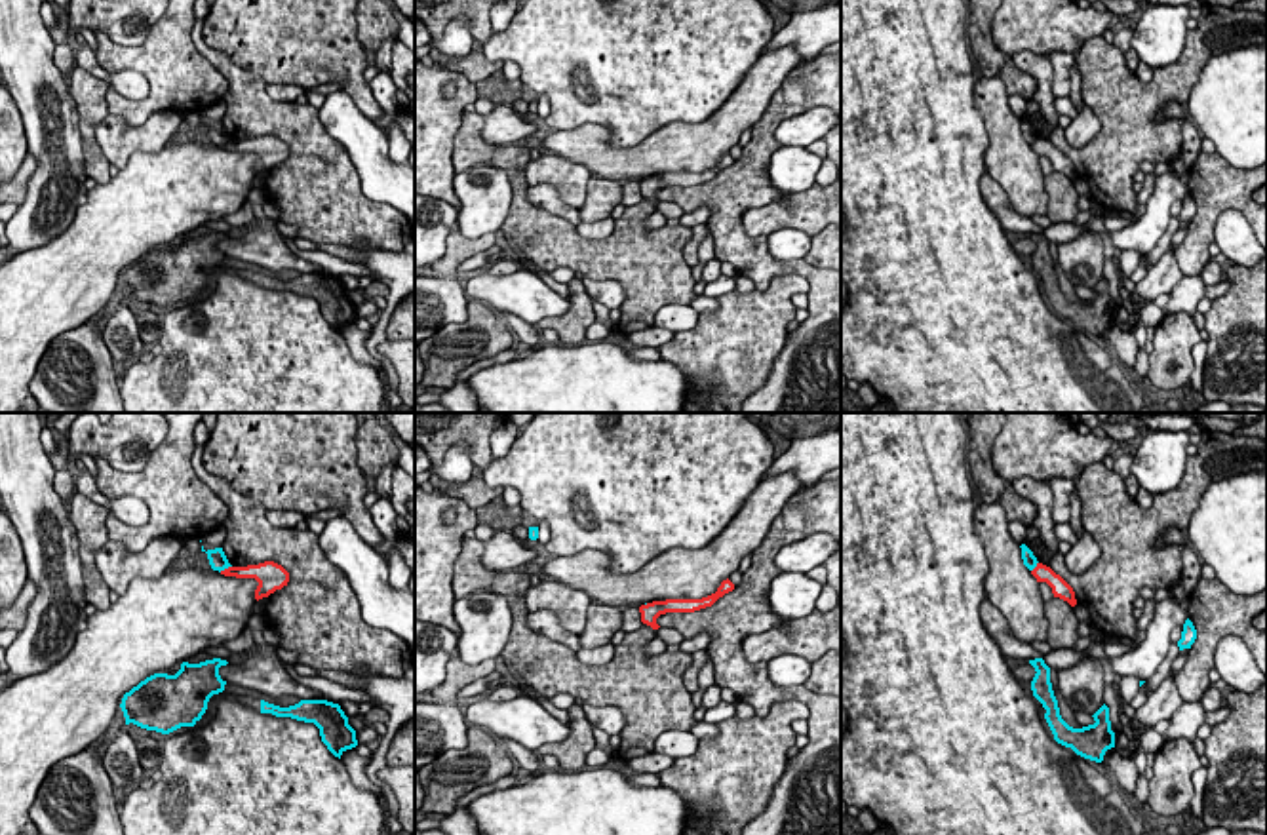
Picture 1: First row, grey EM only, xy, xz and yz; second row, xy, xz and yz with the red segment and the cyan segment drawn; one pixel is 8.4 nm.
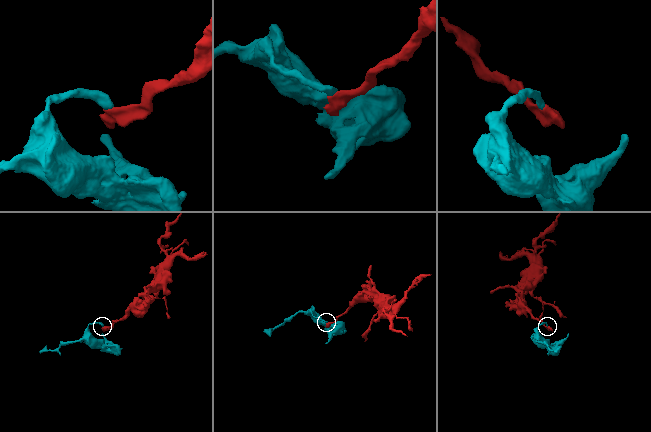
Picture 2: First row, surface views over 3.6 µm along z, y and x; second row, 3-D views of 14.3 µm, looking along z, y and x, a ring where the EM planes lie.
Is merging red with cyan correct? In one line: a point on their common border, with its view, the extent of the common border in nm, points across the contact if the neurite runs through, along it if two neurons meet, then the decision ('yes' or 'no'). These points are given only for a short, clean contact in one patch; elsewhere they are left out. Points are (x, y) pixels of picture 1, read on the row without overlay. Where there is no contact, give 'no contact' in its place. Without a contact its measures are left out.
contact xy (225, 143); length 120 nm; border xy (231, 139), (219, 145); no

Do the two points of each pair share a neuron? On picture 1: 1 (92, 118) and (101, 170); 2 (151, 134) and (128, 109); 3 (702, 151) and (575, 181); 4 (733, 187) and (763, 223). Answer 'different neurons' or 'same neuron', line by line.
1: same neuron
2: different neurons
3: different neurons
4: different neurons

